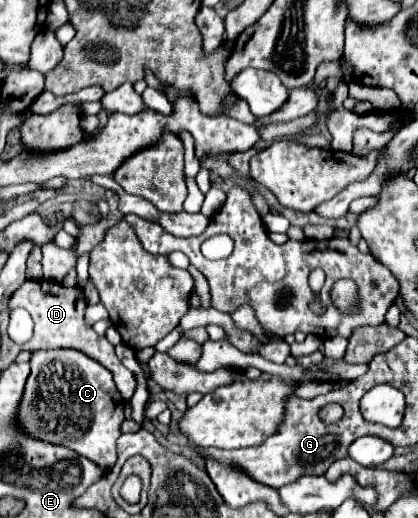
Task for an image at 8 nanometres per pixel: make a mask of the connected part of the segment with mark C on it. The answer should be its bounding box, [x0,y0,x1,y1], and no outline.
[19,349,125,471]

